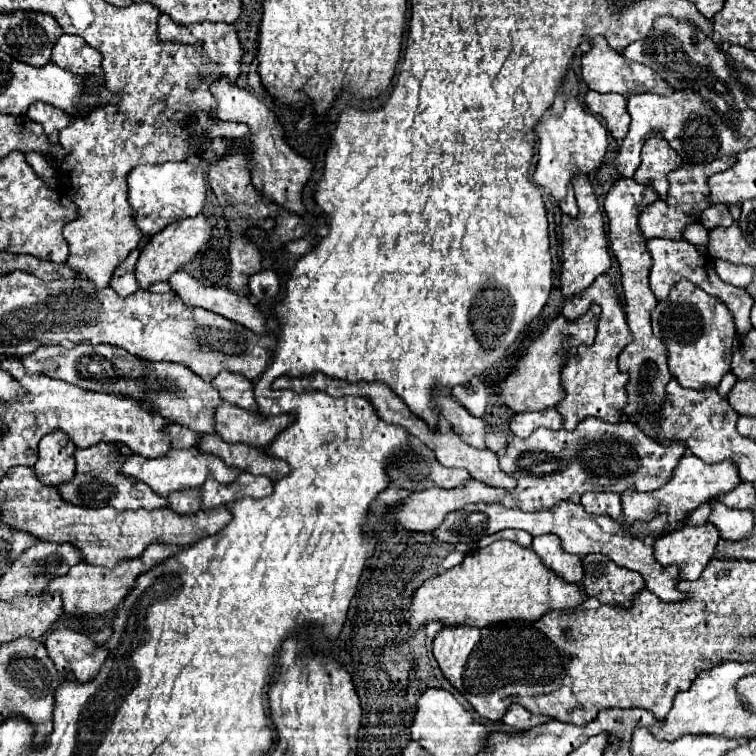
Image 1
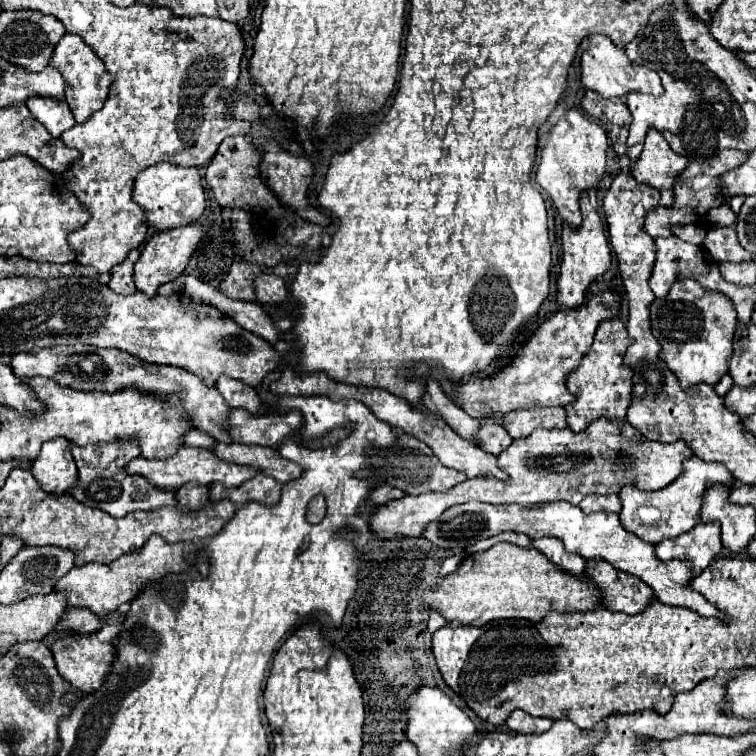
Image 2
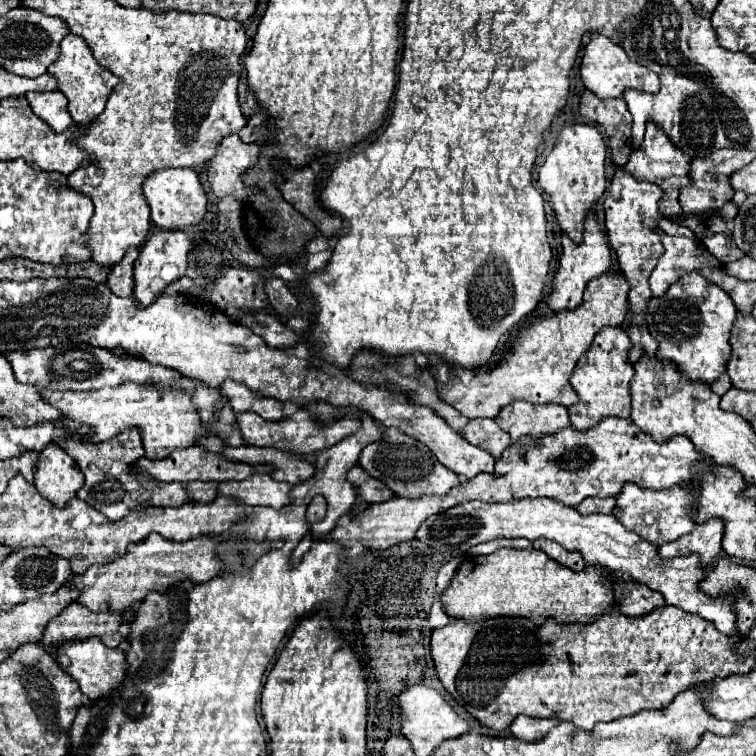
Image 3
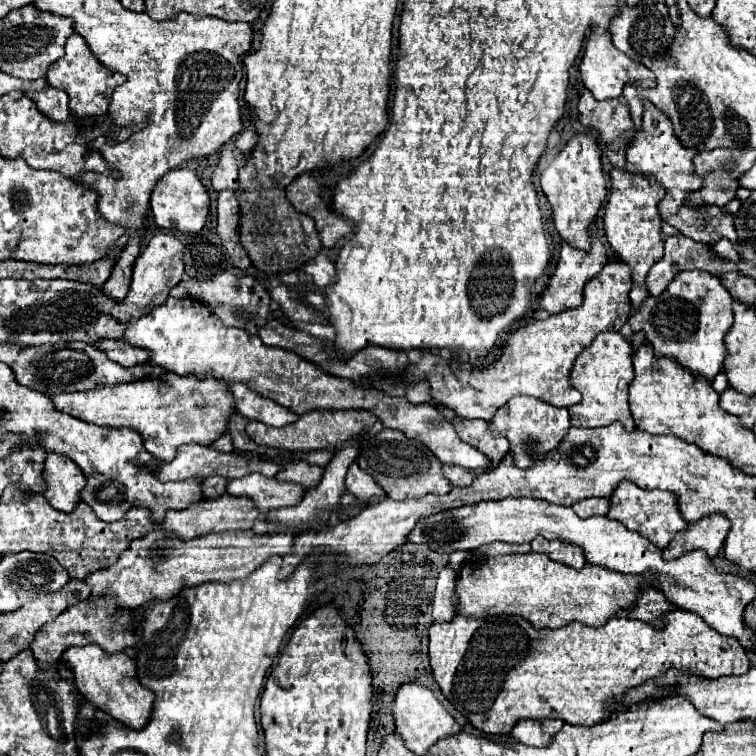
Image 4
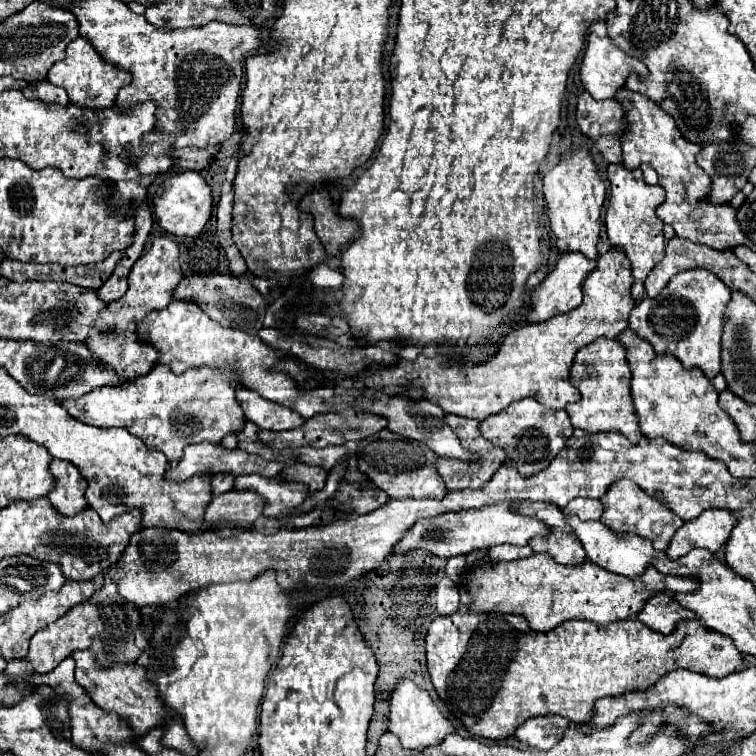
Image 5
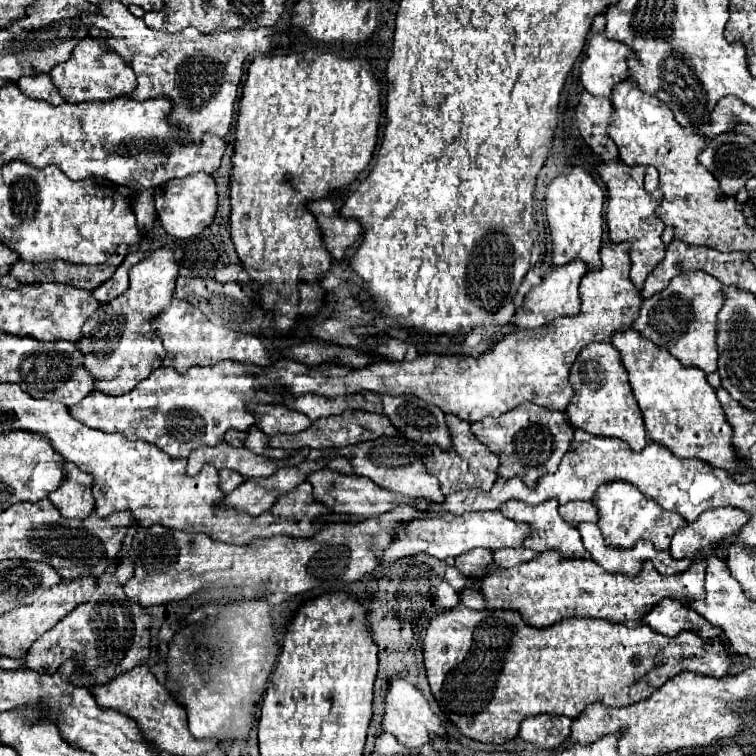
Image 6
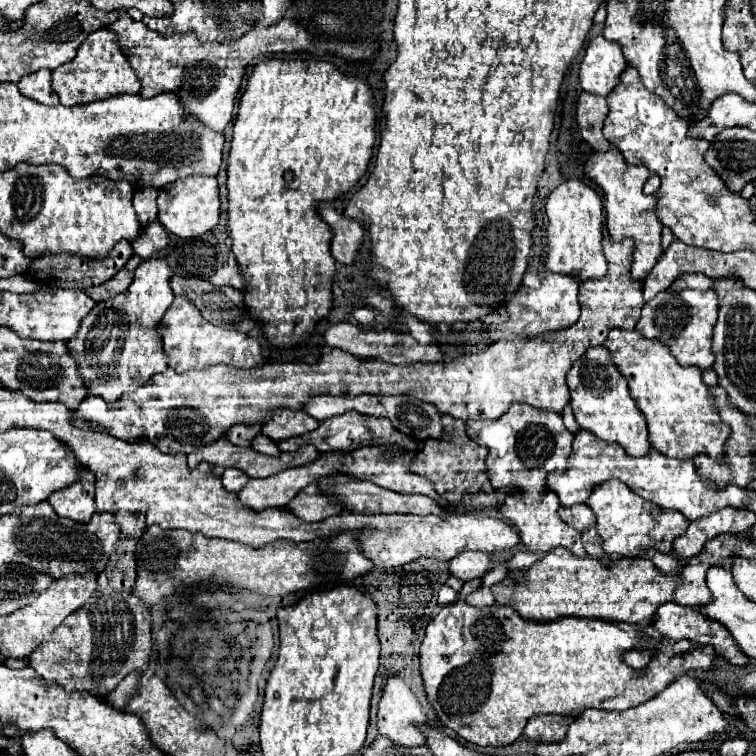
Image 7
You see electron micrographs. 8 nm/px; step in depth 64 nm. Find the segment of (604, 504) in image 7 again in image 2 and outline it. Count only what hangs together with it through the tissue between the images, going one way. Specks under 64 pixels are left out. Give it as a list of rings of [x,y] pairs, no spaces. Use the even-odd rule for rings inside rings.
[[[692,456],[692,458],[684,460],[682,474],[662,490],[640,492],[638,488],[632,488],[632,486],[620,490],[618,496],[622,502],[622,512],[618,516],[622,520],[622,526],[628,532],[632,532],[652,544],[658,544],[664,538],[674,538],[682,532],[688,532],[698,522],[700,508],[702,508],[702,496],[708,490],[708,482],[716,482],[716,484],[726,486],[726,484],[734,482],[734,476],[722,464],[704,462],[696,456]],[[642,514],[644,514],[644,518]]]

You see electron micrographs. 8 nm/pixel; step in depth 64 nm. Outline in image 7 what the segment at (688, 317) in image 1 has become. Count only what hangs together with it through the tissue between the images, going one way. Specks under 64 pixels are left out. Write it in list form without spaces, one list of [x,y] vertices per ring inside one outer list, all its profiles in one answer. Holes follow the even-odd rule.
[[[682,274],[670,288],[660,292],[656,298],[644,304],[642,316],[636,324],[636,330],[644,338],[660,340],[668,344],[672,356],[682,366],[698,366],[700,370],[710,370],[714,362],[712,350],[712,330],[718,318],[718,296],[712,288],[714,280],[706,274]]]

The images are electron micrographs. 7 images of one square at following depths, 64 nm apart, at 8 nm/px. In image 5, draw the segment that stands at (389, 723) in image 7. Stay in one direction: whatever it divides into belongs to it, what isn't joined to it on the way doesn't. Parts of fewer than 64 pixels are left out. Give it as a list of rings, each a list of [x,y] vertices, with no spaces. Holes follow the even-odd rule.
[[[402,680],[390,698],[390,732],[394,732],[400,740],[404,748],[412,748],[412,750],[424,750],[432,744],[440,744],[440,740],[444,740],[448,734],[452,734],[456,728],[454,724],[438,710],[438,706],[434,704],[434,700],[430,698],[430,694],[422,688],[418,688],[412,680]]]

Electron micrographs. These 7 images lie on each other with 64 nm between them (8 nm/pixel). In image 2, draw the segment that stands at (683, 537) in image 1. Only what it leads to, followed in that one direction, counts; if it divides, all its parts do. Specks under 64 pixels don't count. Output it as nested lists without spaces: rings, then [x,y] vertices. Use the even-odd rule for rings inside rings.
[[[700,522],[692,530],[676,536],[666,538],[656,544],[656,556],[662,562],[680,560],[692,566],[692,576],[698,576],[716,554],[722,550],[720,542],[720,524],[716,522]]]

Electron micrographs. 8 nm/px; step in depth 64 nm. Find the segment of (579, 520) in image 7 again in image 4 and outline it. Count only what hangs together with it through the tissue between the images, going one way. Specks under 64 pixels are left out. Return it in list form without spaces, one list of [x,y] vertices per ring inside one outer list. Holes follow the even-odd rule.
[[[584,498],[580,502],[576,502],[572,506],[572,510],[580,516],[580,518],[588,518],[588,516],[604,516],[610,510],[610,500],[608,498]]]

